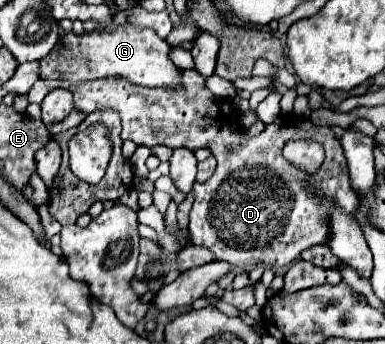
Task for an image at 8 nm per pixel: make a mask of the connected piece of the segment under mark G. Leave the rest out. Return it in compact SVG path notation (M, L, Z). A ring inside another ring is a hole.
M122 23L116 31L104 33L64 33L58 45L40 59L40 79L64 79L70 83L92 81L102 77L126 77L128 81L144 87L176 87L180 83L180 69L168 57L170 45L156 35L154 29Z

